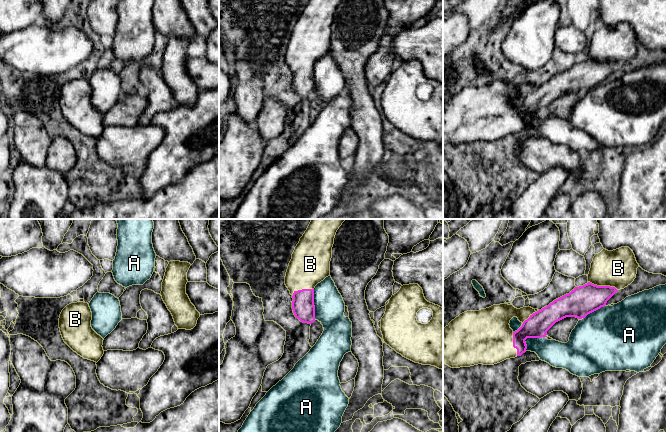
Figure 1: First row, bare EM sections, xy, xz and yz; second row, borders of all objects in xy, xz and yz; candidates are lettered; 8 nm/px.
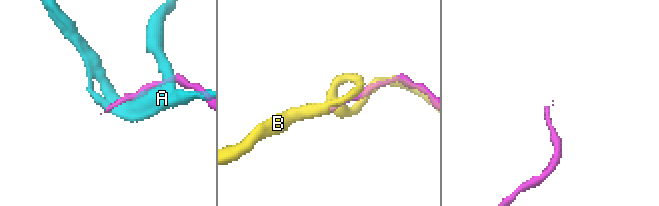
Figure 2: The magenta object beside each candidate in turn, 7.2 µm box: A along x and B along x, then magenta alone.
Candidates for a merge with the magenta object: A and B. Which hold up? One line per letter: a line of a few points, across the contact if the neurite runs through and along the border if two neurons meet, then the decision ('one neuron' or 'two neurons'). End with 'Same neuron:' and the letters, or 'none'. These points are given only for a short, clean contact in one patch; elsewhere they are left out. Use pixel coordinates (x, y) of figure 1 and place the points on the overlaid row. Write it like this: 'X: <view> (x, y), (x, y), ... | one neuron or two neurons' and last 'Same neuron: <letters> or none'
A: two neurons
B: one neuron
Same neuron: B

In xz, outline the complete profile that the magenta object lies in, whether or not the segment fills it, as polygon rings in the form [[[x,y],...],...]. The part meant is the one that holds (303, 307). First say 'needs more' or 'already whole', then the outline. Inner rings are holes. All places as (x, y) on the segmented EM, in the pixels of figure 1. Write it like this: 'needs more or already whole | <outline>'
needs more | [[[311,219],[292,254],[285,276],[285,285],[293,298],[293,313],[303,323],[311,324],[315,321],[314,288],[330,275],[334,238],[344,221],[345,219]]]

